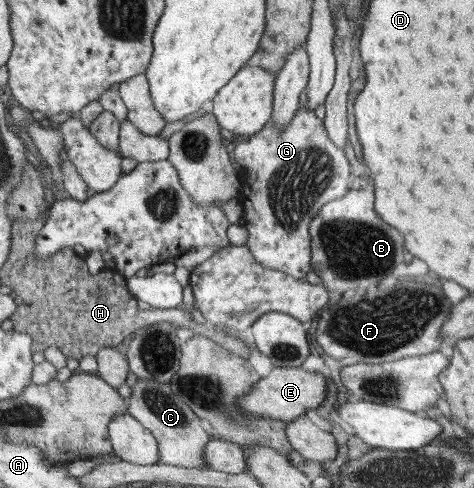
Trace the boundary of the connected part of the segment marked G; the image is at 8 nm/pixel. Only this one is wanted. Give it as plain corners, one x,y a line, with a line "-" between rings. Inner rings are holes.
302,107
284,130
278,130
274,121
268,122
264,128
250,136
248,141
236,143
234,149
236,163
246,169
246,181
240,194
245,214
240,224
248,231
246,244
260,264
268,269
278,269
295,279
305,280
312,271
312,220
324,205
341,198
349,190
350,163
343,149
331,141
325,129
325,119
316,117
314,111
308,111
308,107

